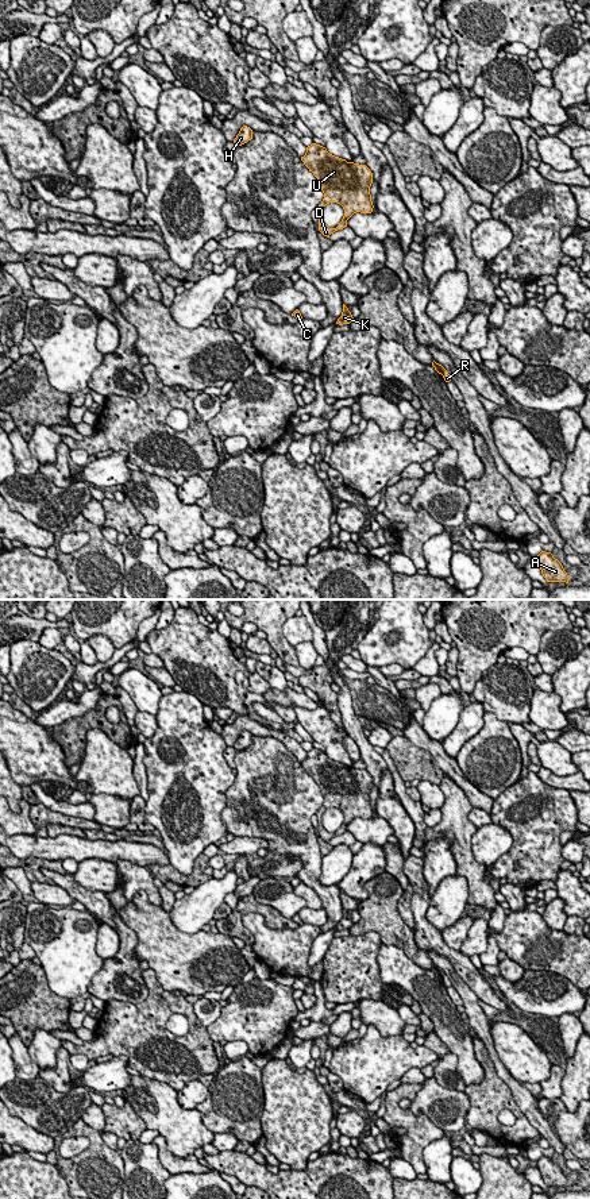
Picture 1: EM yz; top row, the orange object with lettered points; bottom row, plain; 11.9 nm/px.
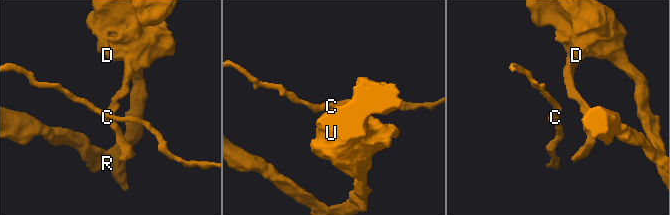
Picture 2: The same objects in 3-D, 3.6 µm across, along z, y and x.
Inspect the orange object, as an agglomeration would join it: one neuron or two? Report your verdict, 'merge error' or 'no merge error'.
merge error

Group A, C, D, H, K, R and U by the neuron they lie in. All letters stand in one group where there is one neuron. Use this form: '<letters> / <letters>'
A C R / D H K U

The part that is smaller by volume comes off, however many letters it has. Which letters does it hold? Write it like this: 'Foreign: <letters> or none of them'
Foreign: D, H, K, U

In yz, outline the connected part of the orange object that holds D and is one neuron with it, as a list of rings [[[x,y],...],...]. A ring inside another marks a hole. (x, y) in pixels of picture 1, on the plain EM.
[[[312,748],[301,762],[304,770],[317,783],[324,803],[316,813],[319,820],[319,836],[329,843],[338,834],[347,832],[347,825],[356,817],[371,818],[373,806],[370,791],[373,778],[366,770],[347,767],[327,756],[325,752]],[[329,807],[338,807],[344,814],[344,821],[336,833],[329,833],[323,826],[323,814]]]

